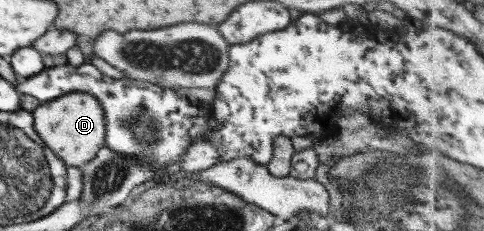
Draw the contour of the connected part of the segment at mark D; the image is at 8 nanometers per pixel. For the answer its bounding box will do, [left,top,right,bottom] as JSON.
[32,92,106,167]

